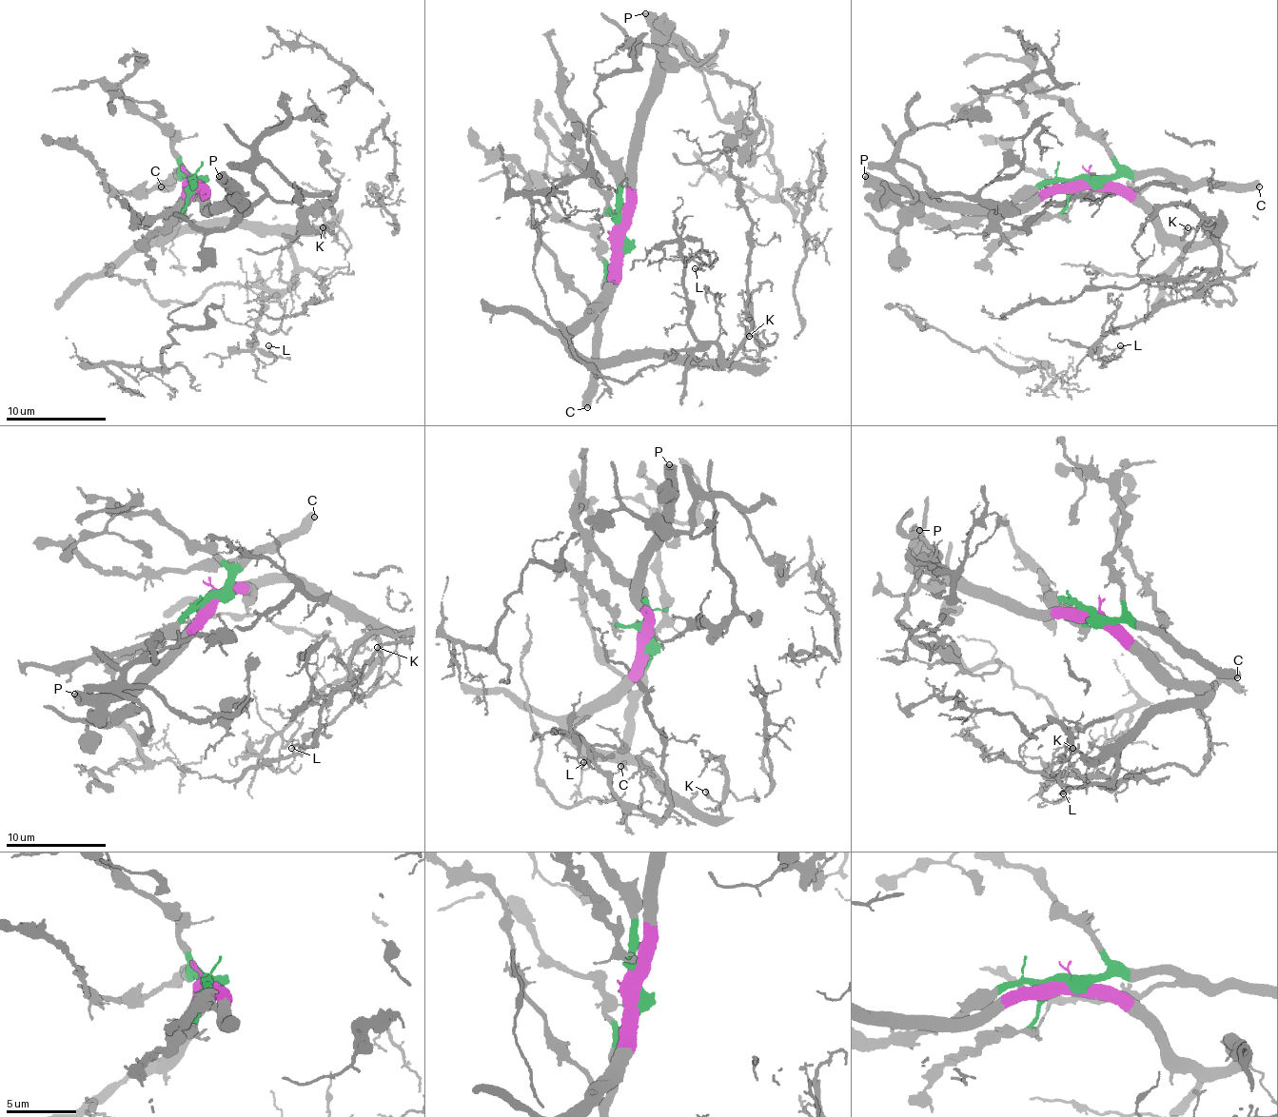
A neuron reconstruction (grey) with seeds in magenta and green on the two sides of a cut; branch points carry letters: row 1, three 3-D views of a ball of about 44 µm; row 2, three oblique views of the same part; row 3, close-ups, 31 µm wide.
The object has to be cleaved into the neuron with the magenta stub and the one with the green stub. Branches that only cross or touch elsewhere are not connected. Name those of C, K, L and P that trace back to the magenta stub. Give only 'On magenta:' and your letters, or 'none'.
On magenta: K, L, P

